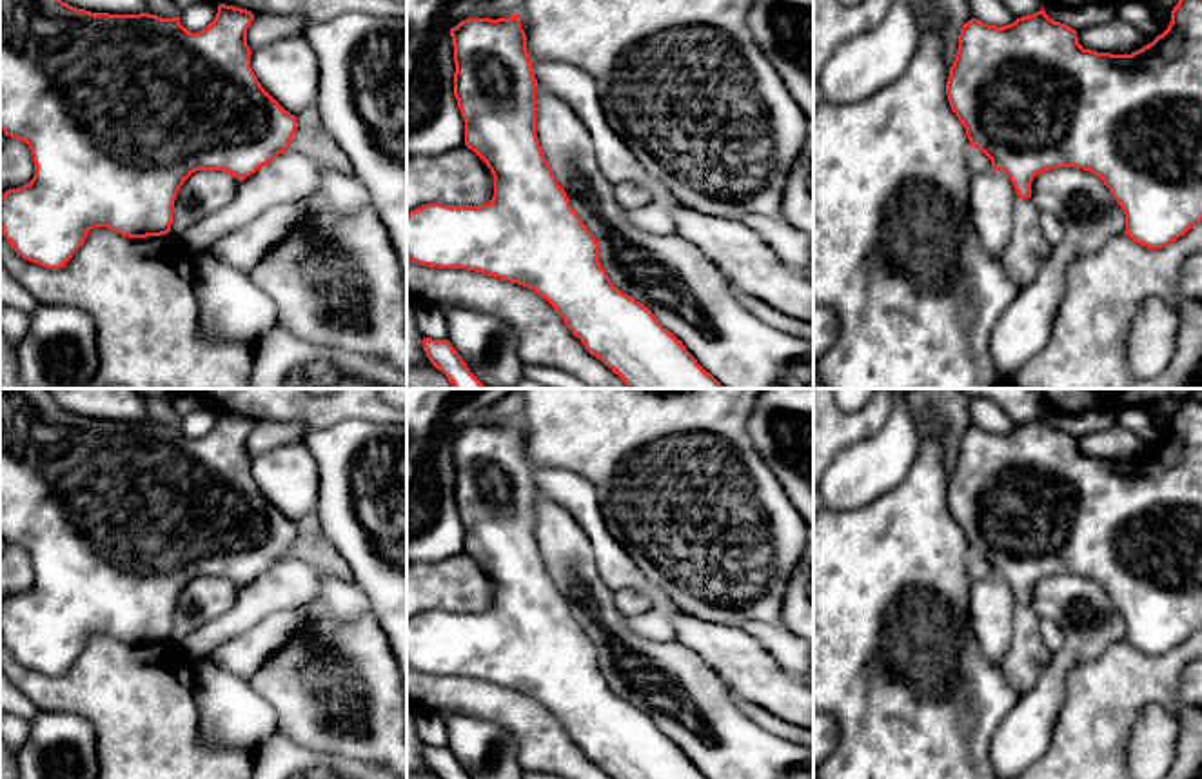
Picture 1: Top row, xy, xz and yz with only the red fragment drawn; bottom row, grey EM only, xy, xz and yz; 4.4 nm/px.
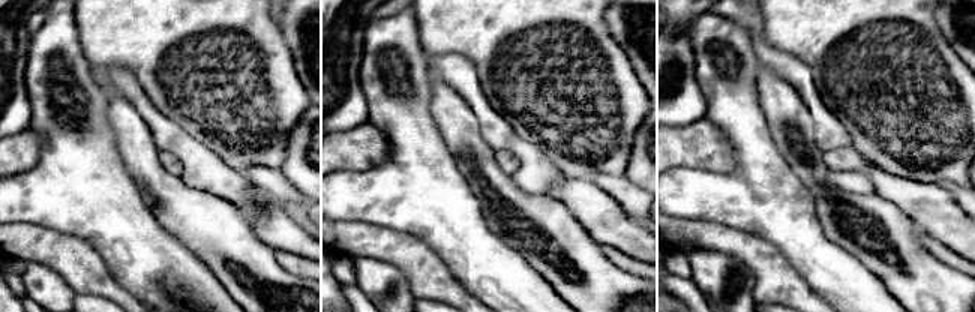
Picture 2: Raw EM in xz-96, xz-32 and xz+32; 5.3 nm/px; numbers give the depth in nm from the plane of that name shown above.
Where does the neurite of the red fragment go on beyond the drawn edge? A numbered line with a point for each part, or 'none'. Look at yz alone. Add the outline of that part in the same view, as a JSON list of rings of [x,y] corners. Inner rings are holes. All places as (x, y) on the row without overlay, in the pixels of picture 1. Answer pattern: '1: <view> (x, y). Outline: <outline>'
1: yz (1028, 656). Outline: [[[1017,603],[1011,643],[1000,668],[1006,683],[1019,695],[1028,694],[1037,685],[1042,670],[1053,659],[1053,652],[1044,643],[1042,626],[1044,623],[1030,605]]]

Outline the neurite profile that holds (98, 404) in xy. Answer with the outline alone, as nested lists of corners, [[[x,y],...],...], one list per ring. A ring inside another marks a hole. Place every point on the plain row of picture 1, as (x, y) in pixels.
[[[47,389],[54,401],[91,419],[140,421],[147,416],[147,403],[134,389]]]

